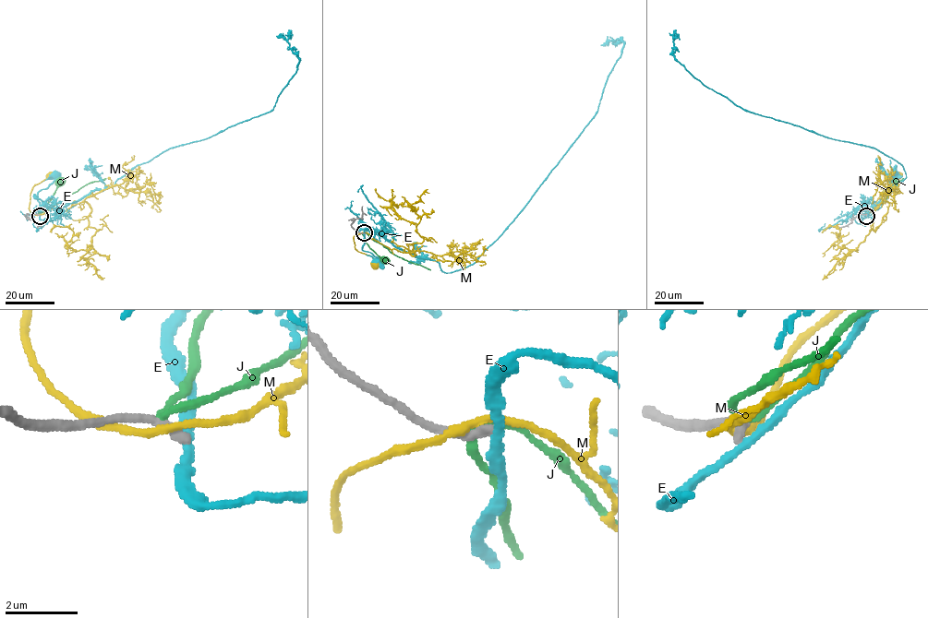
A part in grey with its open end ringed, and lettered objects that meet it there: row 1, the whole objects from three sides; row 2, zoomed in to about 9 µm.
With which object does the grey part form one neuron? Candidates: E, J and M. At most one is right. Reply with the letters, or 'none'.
none

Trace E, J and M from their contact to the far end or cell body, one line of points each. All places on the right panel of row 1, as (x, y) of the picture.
E: (866, 215), (879, 200), (893, 175)
J: (866, 214), (887, 197), (892, 180)
M: (866, 214), (887, 180), (897, 175)

